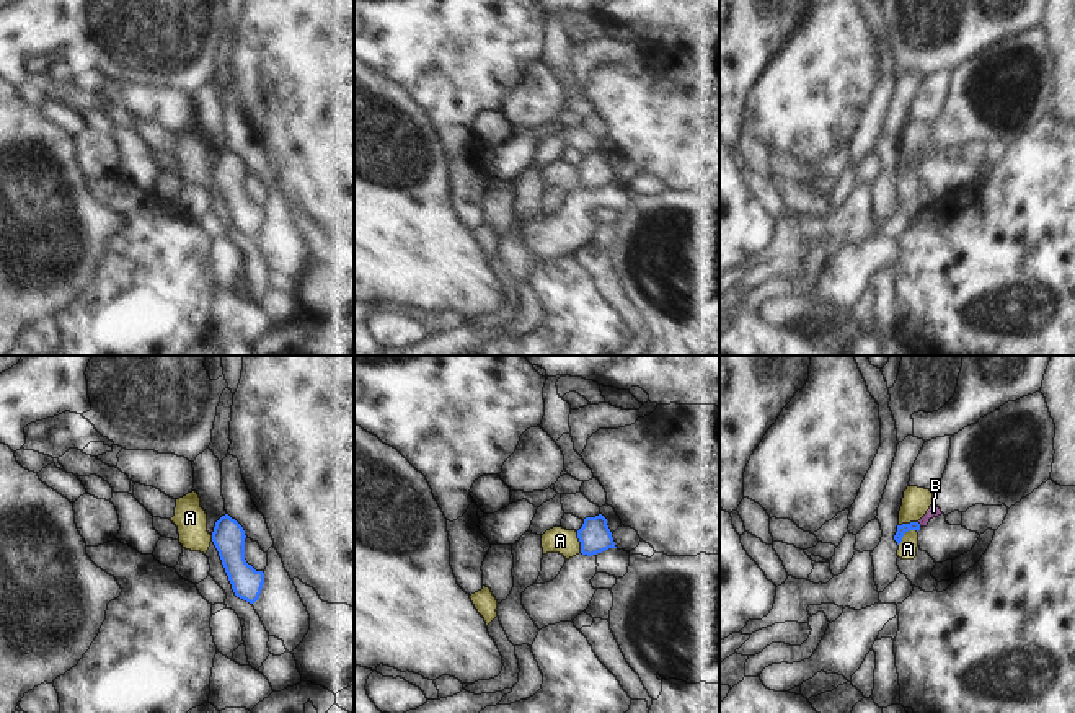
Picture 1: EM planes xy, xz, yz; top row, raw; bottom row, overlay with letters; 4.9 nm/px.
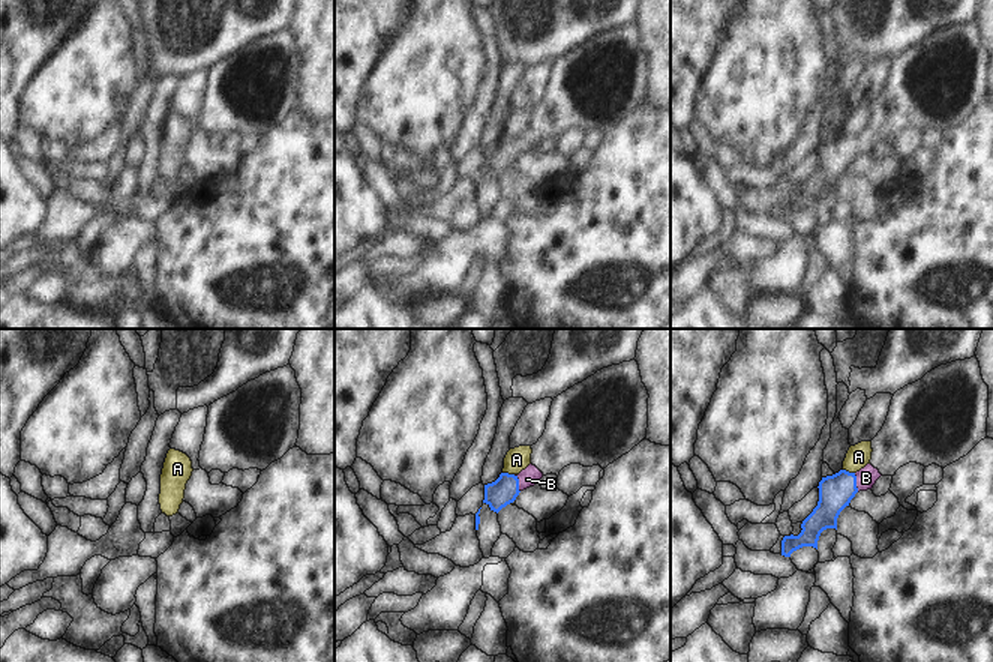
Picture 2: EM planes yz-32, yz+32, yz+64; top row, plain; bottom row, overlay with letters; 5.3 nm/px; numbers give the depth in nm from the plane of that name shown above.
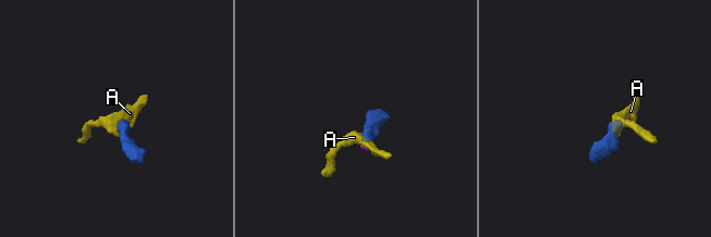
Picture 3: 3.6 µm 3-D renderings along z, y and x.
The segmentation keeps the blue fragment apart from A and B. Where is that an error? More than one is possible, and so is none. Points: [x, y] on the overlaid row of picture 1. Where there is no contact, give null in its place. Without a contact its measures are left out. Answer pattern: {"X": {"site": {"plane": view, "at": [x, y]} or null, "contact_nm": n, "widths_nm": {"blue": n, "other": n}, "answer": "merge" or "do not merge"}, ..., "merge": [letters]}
{"A": {"site": {"plane": "yz", "at": [906, 531]}, "contact_nm": 120, "widths_nm": {"blue": 50, "other": 100}, "answer": "do not merge"}, "B": {"site": {"plane": "yz", "at": [919, 524]}, "contact_nm": 30, "widths_nm": {"blue": 50, "other": 60}, "answer": "merge"}, "merge": ["B"]}

